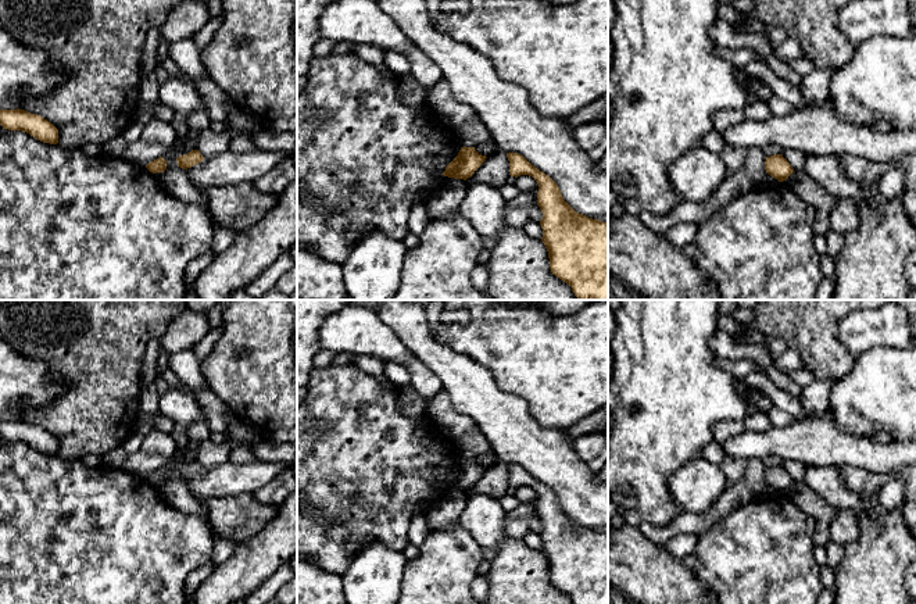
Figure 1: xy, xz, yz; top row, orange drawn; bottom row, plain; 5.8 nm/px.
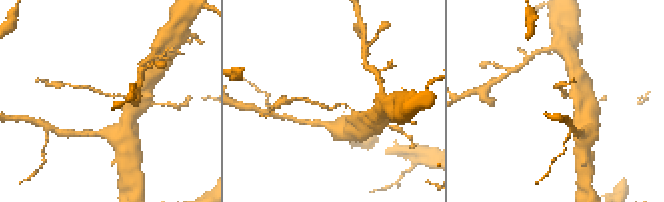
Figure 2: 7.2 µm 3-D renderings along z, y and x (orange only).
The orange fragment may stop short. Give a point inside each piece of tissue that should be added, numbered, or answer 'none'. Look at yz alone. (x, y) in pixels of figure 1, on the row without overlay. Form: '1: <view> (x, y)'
none

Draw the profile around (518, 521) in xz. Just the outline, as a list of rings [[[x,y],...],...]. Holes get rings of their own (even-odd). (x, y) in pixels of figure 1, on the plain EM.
[[[520,503],[507,512],[505,533],[508,539],[522,539],[530,532],[530,521],[537,515],[537,503]]]

